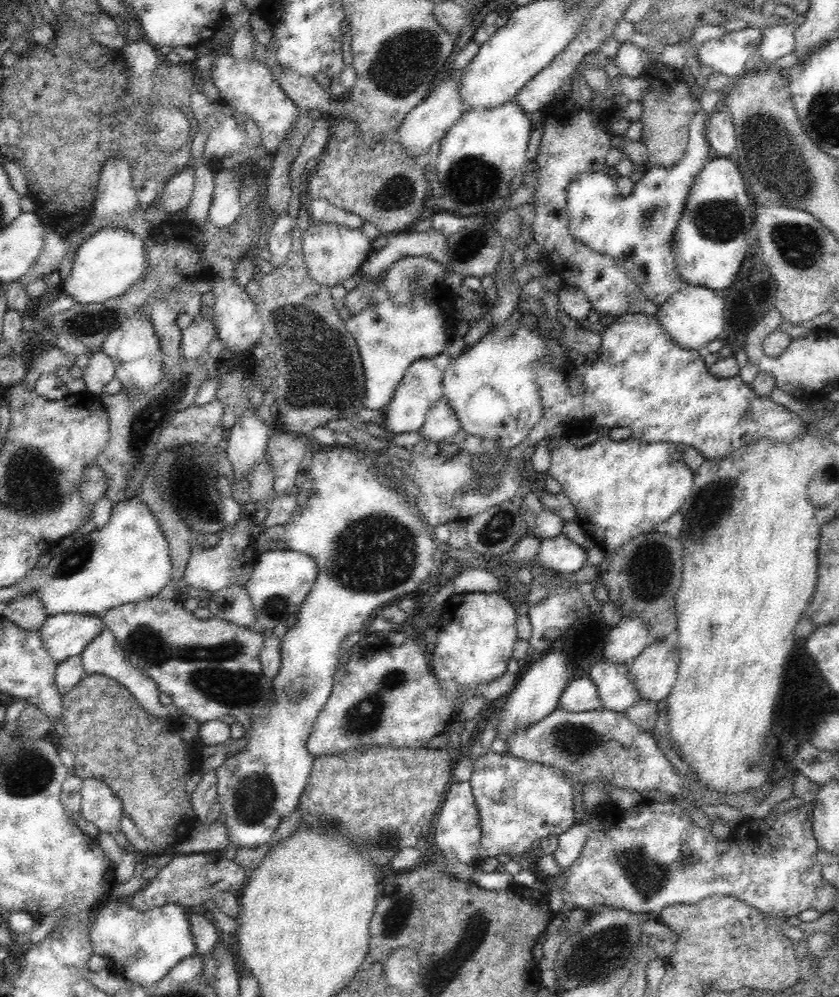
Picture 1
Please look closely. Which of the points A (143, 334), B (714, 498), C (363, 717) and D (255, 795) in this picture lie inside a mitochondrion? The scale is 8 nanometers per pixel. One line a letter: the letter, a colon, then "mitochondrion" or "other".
A: other
B: mitochondrion
C: mitochondrion
D: mitochondrion

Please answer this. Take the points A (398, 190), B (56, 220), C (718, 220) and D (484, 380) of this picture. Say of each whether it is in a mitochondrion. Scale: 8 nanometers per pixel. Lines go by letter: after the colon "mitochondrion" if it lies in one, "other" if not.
A: mitochondrion
B: other
C: mitochondrion
D: other

